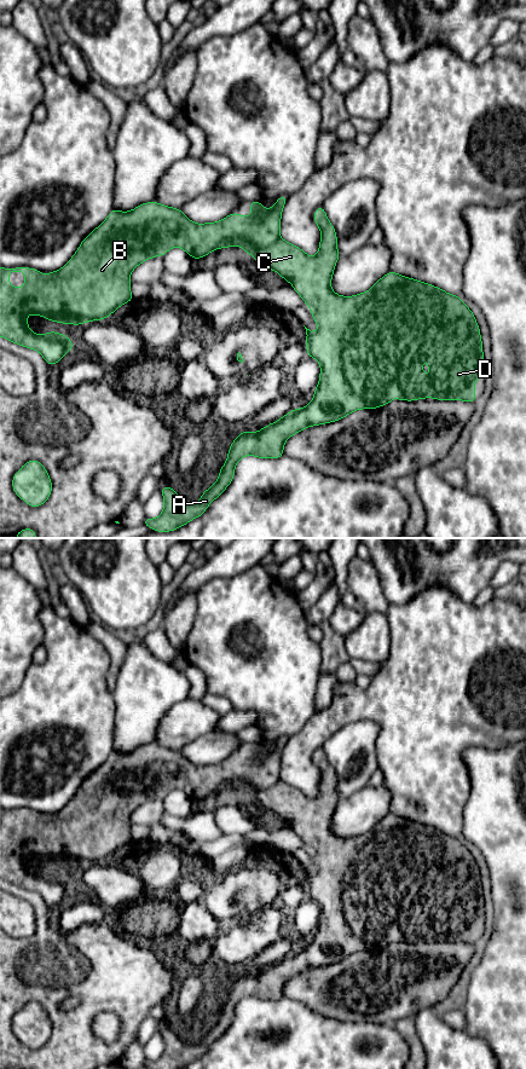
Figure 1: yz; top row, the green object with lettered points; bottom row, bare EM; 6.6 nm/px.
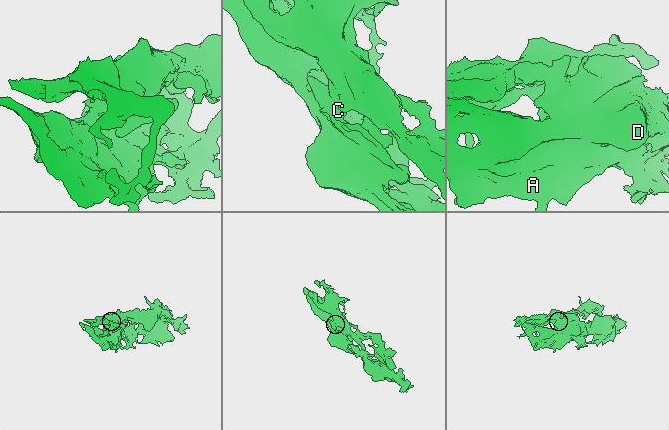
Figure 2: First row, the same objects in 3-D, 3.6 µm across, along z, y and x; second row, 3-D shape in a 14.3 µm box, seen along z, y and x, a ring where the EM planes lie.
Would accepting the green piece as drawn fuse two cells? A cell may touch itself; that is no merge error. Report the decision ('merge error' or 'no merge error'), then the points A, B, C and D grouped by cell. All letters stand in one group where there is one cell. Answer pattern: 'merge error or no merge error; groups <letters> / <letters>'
no merge error; groups A B C D

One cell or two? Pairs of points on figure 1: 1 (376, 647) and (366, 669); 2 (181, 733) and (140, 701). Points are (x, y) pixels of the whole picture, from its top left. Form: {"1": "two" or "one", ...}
{"1": "two", "2": "two"}

